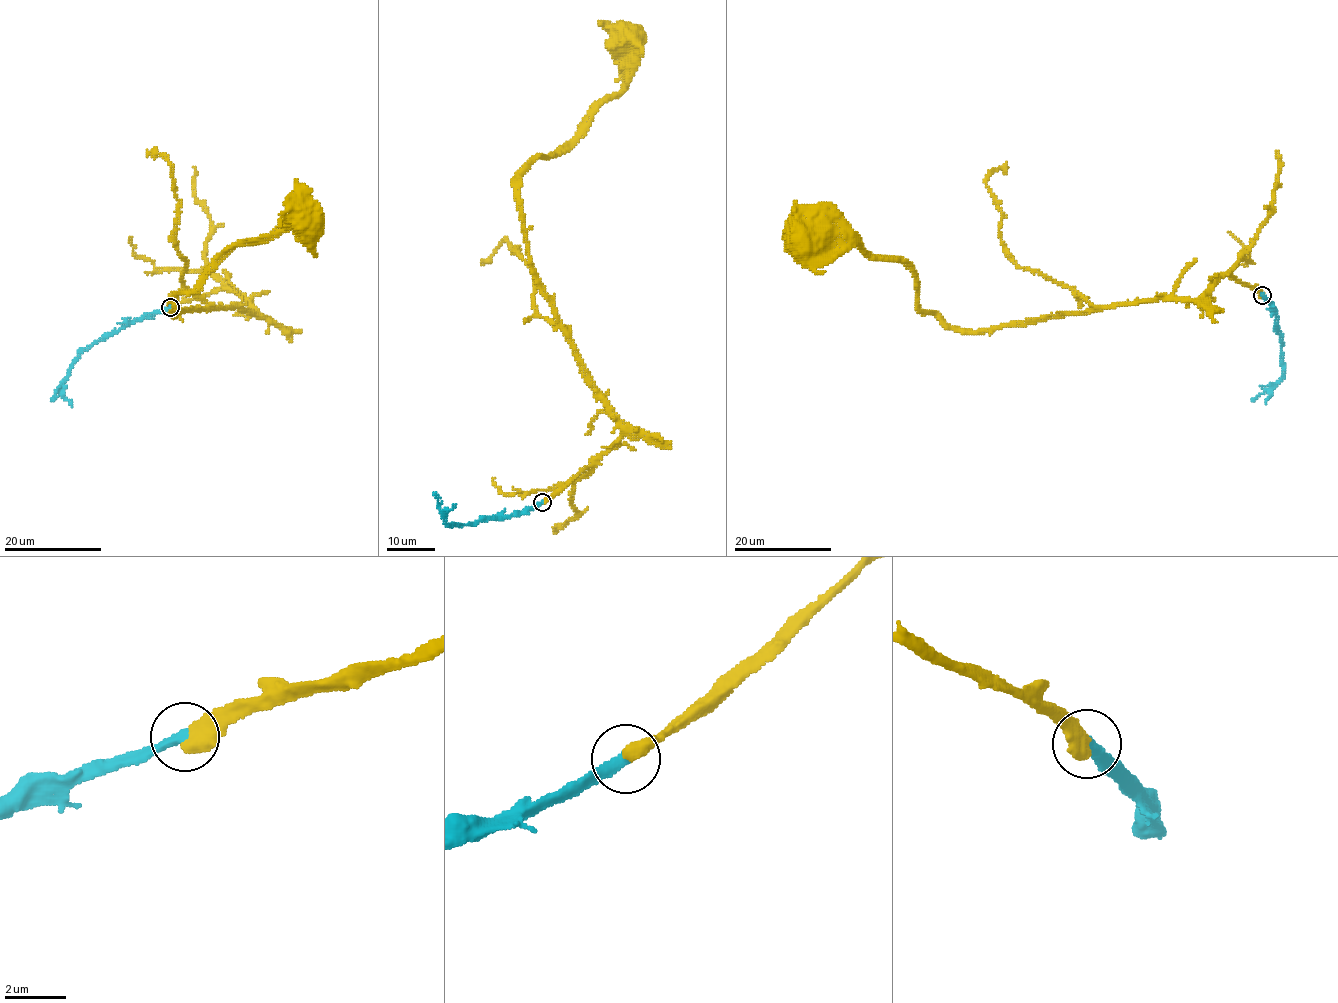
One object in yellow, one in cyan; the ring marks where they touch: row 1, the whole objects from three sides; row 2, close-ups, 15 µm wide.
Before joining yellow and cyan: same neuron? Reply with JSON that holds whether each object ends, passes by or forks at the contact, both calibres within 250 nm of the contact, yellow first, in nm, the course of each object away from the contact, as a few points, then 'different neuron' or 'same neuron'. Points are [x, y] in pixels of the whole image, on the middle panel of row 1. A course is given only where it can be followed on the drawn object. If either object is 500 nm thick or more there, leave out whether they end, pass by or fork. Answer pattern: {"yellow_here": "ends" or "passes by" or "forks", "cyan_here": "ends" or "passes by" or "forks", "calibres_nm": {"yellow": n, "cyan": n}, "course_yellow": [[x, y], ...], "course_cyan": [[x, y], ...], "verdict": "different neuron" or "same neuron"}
{"calibres_nm": {"yellow": 600, "cyan": 380}, "course_yellow": [[543, 502], [621, 424], [530, 260], [518, 177], [570, 145], [626, 85], [630, 31]], "course_cyan": [[543, 502], [508, 516], [482, 517], [475, 522], [461, 525], [446, 523], [435, 493]], "verdict": "same neuron"}

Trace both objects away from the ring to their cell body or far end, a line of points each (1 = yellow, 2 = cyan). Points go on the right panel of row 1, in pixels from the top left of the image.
1: (1263, 295), (1223, 275), (1198, 299), (950, 329), (918, 309), (905, 261), (796, 238)
2: (1263, 295), (1275, 312), (1274, 328), (1280, 334), (1282, 349), (1281, 378), (1252, 400)

